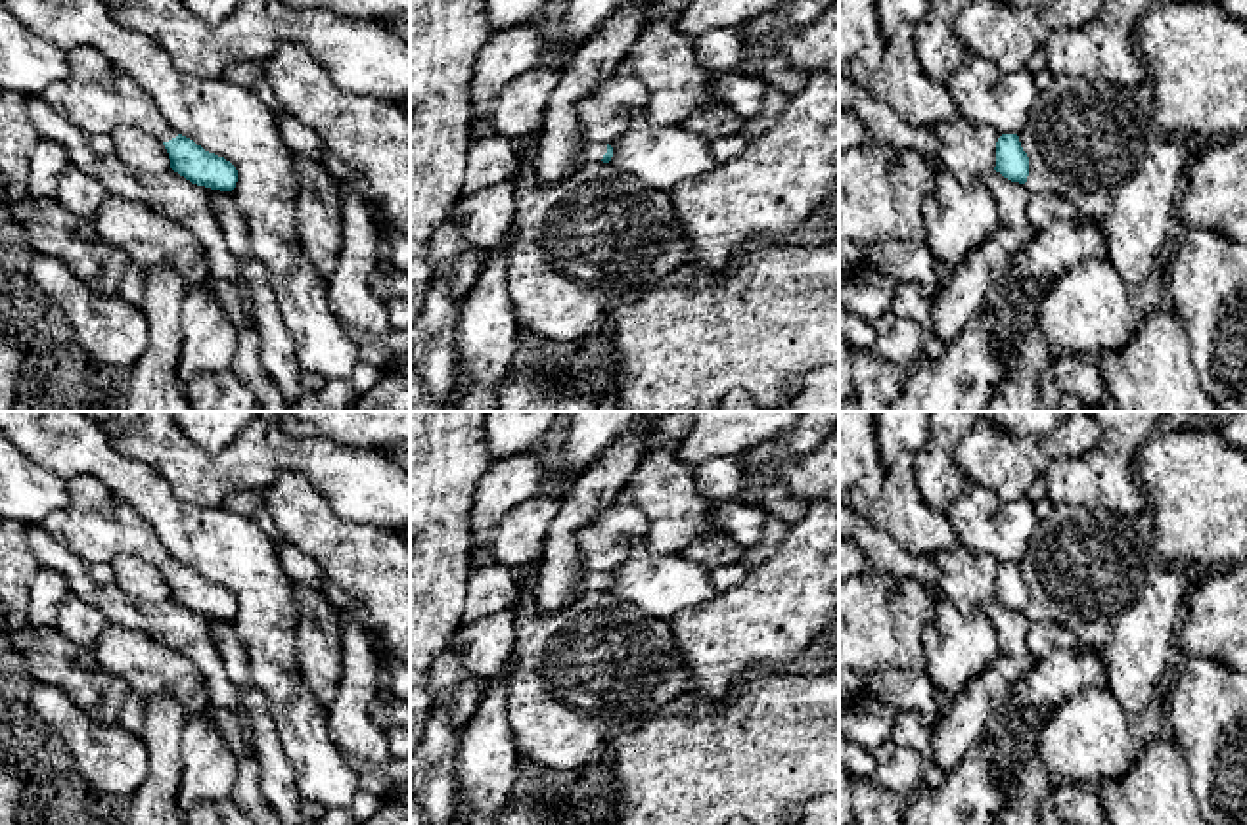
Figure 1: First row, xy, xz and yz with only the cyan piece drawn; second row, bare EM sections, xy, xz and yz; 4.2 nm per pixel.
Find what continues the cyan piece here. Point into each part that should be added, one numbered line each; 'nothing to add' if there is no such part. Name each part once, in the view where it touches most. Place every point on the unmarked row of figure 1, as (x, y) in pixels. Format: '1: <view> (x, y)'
1: xz (590, 580)

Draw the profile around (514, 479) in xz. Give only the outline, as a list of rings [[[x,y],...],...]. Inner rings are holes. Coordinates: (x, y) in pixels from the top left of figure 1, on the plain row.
[[[540,450],[498,457],[477,484],[471,507],[471,570],[494,565],[487,553],[496,523],[515,505],[546,492]]]

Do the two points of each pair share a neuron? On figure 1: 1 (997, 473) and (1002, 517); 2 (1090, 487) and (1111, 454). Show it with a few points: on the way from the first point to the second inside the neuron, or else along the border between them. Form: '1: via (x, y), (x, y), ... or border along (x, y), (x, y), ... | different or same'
1: border along (966, 481), (983, 485), (1002, 498), (1023, 496) | different
2: via (1098, 479), (1111, 462) | same

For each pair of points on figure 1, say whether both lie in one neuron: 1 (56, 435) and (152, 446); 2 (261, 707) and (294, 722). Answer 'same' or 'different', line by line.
1: different
2: different

